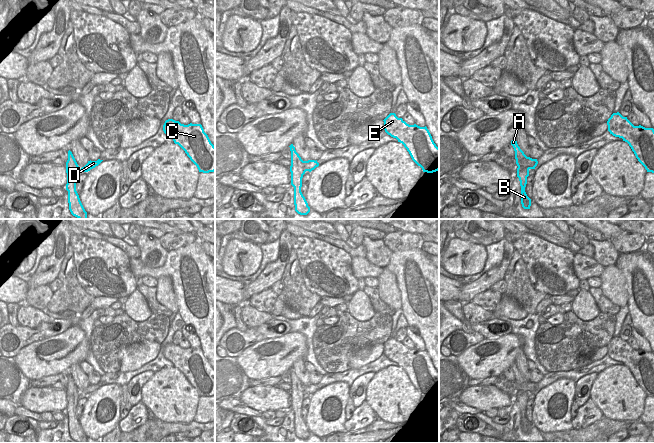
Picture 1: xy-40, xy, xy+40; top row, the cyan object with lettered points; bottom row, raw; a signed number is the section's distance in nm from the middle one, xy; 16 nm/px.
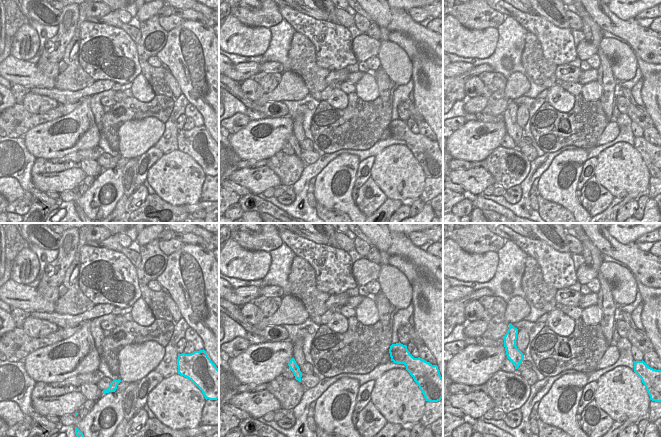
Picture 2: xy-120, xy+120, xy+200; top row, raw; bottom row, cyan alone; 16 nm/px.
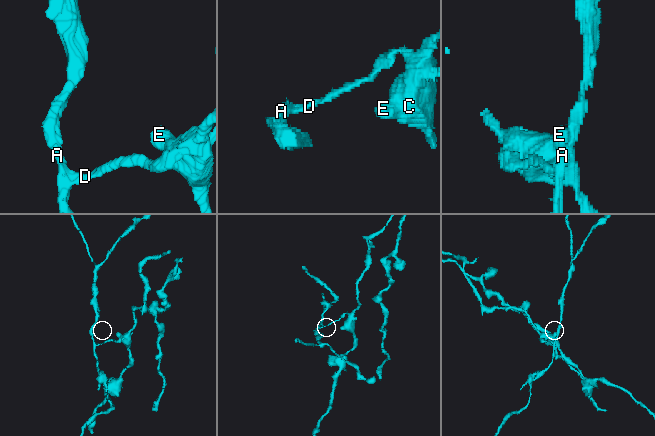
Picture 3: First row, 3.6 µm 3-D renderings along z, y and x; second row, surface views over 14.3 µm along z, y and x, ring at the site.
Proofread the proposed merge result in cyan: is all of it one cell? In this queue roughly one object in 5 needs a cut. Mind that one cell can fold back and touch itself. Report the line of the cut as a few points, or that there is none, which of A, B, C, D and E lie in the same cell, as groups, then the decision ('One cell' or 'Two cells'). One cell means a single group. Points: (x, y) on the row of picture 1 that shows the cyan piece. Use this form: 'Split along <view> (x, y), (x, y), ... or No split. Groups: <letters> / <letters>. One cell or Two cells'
Split along xy (314, 160), (307, 165), (306, 170). Groups: A B / C D E. Two cells.

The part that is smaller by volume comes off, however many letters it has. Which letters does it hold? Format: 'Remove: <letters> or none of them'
Remove: A, B

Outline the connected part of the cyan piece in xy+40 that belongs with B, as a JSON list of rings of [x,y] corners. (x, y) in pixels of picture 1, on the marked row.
[[[516,138],[511,141],[511,145],[513,146],[515,151],[515,159],[518,166],[517,177],[519,178],[521,186],[521,204],[524,209],[530,209],[531,199],[527,196],[525,187],[527,184],[527,177],[529,176],[529,169],[533,165],[533,163],[537,161],[537,159],[527,157],[518,146]]]

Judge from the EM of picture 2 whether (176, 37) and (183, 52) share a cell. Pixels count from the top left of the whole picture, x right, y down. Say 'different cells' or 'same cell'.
same cell

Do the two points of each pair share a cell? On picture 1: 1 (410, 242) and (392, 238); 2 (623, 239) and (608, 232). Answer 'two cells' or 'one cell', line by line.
1: one cell
2: two cells

